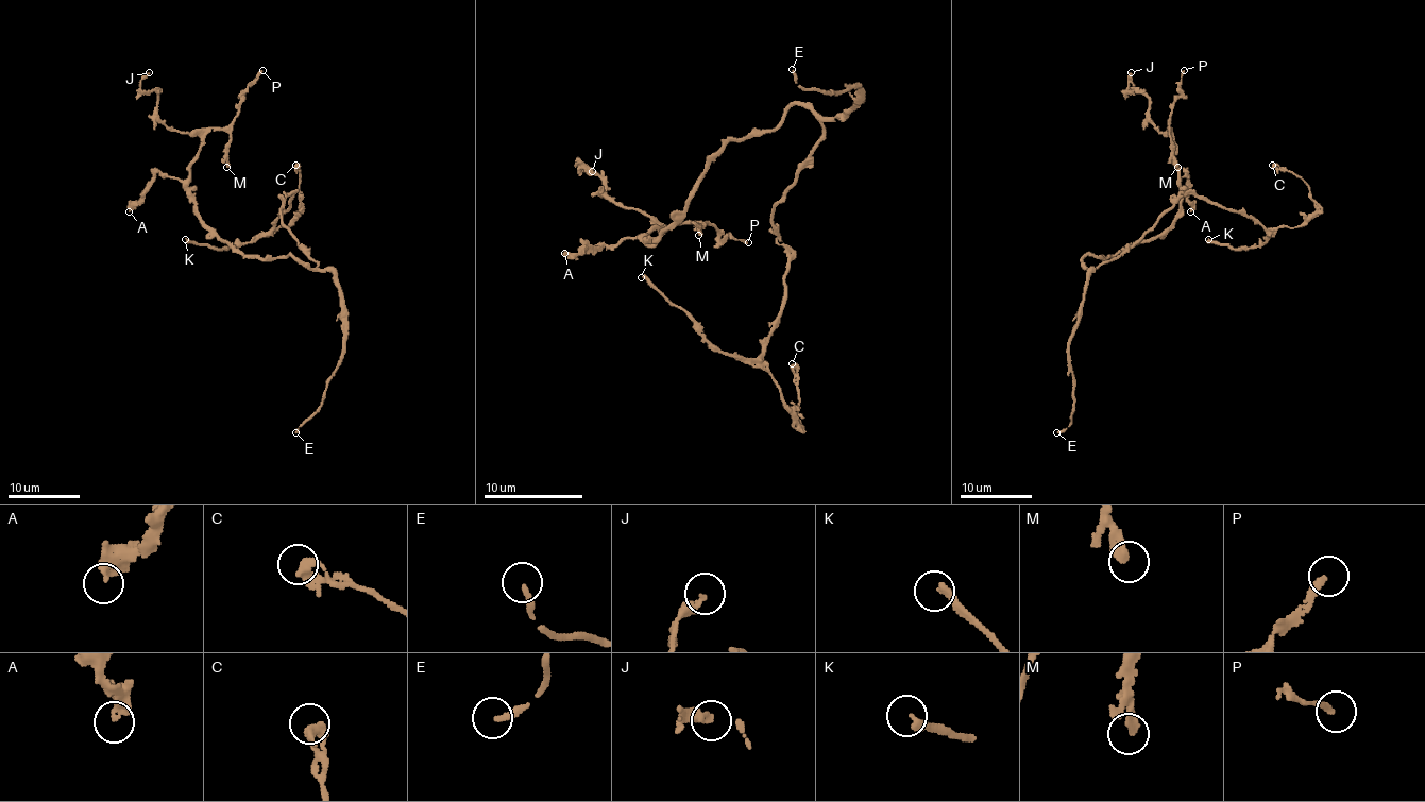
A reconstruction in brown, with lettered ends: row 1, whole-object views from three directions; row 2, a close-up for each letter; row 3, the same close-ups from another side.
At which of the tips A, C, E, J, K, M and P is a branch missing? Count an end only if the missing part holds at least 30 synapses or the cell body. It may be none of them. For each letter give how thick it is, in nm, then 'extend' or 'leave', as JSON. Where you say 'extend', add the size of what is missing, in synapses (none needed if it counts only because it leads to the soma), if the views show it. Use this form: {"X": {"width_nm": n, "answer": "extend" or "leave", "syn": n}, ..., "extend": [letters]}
{"A": {"width_nm": 240, "answer": "leave"}, "C": {"width_nm": 320, "answer": "leave"}, "E": {"width_nm": 240, "answer": "leave"}, "J": {"width_nm": 260, "answer": "leave"}, "K": {"width_nm": 280, "answer": "extend", "syn": 35}, "M": {"width_nm": 320, "answer": "leave"}, "P": {"width_nm": 220, "answer": "extend", "syn": 35}, "extend": ["K", "P"]}

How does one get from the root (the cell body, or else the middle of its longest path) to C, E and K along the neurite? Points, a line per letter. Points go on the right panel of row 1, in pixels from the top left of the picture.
C: (1082, 262), (1097, 268), (1122, 255), (1187, 193), (1267, 227), (1299, 226), (1316, 209), (1310, 188), (1272, 165)
E: (1082, 262), (1091, 271), (1084, 289), (1079, 325), (1069, 342), (1073, 414), (1071, 423), (1056, 432)
K: (1082, 262), (1097, 268), (1122, 255), (1187, 193), (1244, 211), (1268, 232), (1265, 242), (1249, 248), (1208, 239)

